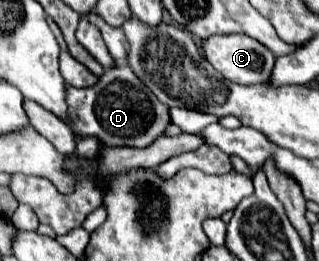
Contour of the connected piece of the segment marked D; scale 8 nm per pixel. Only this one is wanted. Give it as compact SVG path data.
M112 65L90 89L68 87L66 101L70 105L70 113L74 113L74 125L70 125L70 129L82 137L92 135L106 147L152 145L172 123L168 107L162 105L150 89L146 89L130 65Z

